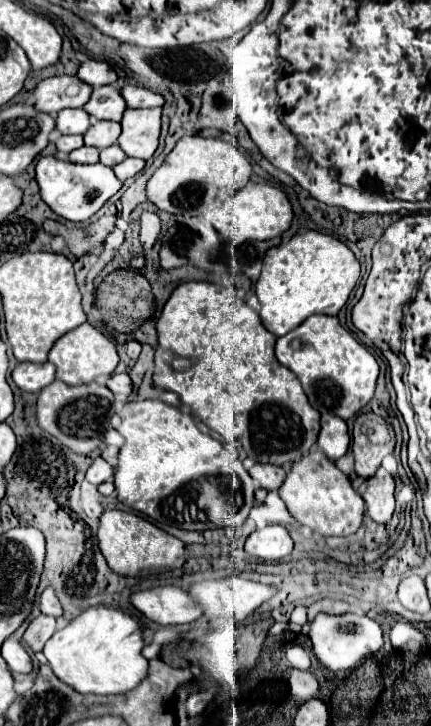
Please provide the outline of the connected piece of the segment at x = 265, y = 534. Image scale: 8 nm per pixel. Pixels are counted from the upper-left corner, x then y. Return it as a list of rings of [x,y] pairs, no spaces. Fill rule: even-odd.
[[[269,525],[247,537],[245,551],[263,561],[279,561],[293,551],[293,539],[285,527]]]

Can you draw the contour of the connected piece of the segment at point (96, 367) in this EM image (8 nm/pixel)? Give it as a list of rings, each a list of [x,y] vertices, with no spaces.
[[[83,323],[55,341],[53,349],[49,351],[49,361],[57,367],[57,379],[67,385],[81,385],[95,381],[99,375],[111,375],[119,363],[119,357],[115,345],[101,331],[89,323]]]

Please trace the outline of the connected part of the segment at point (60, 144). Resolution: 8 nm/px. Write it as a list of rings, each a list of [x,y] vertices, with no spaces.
[[[61,135],[57,139],[57,149],[59,151],[71,153],[73,149],[79,149],[79,147],[83,147],[83,135]]]

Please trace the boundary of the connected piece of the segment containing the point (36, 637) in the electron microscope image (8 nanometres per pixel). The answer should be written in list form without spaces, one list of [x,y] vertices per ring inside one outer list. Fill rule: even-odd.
[[[39,615],[29,623],[23,641],[37,653],[43,649],[43,645],[53,633],[55,633],[55,619],[51,615]]]

